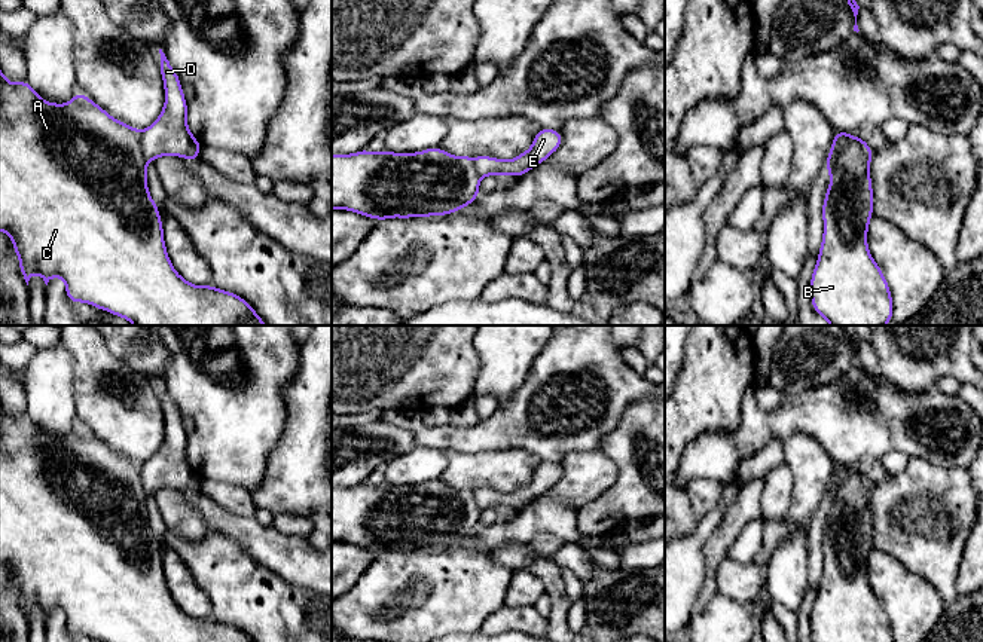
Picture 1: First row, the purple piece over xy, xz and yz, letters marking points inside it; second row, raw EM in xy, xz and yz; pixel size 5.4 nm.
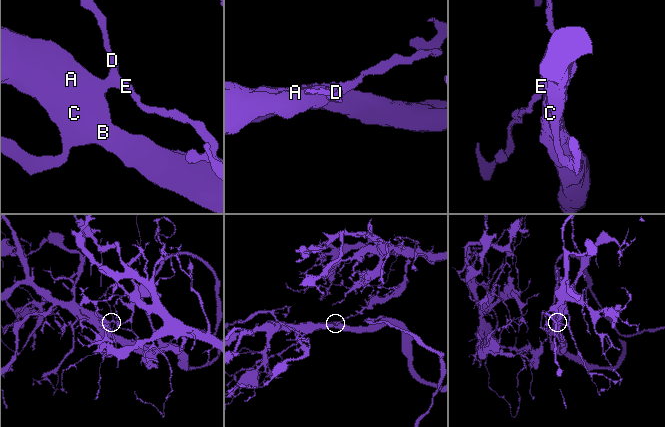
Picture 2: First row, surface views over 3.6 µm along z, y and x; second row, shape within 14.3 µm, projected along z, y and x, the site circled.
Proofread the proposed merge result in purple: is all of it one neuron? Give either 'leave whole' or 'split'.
split

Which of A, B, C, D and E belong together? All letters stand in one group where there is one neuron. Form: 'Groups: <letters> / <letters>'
Groups: A B C / D E

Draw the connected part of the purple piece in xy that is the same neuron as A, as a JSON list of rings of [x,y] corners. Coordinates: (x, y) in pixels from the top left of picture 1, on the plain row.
[[[0,401],[0,565],[12,569],[13,583],[19,590],[19,603],[27,618],[34,606],[39,606],[46,618],[59,608],[65,614],[65,627],[71,636],[89,636],[98,642],[253,642],[235,626],[219,623],[211,617],[196,620],[175,605],[167,587],[159,542],[147,523],[146,498],[138,462],[112,450],[79,424],[67,437],[46,435],[27,412],[13,418]]]

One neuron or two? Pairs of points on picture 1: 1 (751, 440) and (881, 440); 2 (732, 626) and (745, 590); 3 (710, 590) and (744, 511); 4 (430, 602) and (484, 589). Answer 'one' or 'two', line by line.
1: one
2: two
3: one
4: one

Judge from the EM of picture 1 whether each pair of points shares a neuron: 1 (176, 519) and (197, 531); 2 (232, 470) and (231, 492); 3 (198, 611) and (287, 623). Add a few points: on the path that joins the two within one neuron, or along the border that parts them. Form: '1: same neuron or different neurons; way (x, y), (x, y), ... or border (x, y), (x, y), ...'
1: same neuron; way (180, 519), (192, 528)
2: different neurons; border (201, 476), (210, 480), (240, 485), (250, 494)
3: different neurons; border (194, 581), (205, 595), (211, 615)

